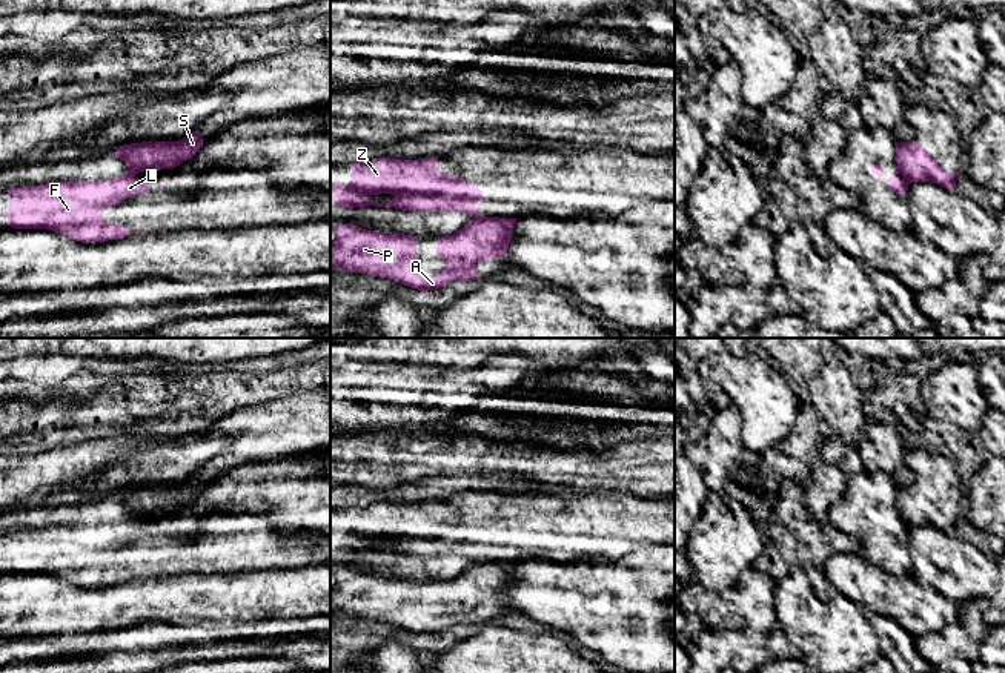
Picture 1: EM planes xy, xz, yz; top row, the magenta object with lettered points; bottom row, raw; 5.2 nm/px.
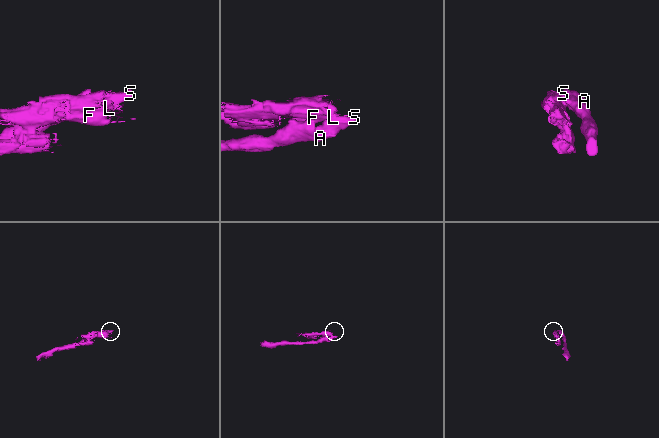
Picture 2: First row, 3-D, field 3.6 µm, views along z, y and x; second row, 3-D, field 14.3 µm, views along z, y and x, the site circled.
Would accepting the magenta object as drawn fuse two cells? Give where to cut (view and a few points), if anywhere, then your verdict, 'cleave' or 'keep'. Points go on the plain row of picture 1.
xz (484, 561), (474, 564) | cleave

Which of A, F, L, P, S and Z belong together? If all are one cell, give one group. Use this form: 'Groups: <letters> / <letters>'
Groups: A P S / F L Z

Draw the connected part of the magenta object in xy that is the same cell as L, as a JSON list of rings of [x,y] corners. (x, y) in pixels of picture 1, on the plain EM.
[[[129,512],[121,521],[111,524],[58,525],[38,530],[9,532],[3,536],[12,538],[8,553],[8,569],[14,573],[46,573],[81,587],[109,585],[131,578],[148,578],[144,575],[131,576],[115,567],[106,567],[103,556],[115,550],[120,544],[135,538],[144,538],[148,532],[134,521],[137,513]]]

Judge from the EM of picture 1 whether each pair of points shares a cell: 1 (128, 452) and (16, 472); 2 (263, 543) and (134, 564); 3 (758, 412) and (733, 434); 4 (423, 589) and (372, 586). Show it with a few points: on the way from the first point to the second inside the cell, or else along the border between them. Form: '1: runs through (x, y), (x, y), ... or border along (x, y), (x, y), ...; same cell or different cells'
1: runs through (100, 458), (86, 458), (65, 469), (43, 472); same cell
2: runs through (231, 543), (206, 555), (166, 555); same cell
3: border along (732, 403), (742, 444), (770, 449); different cells
4: runs through (411, 590), (384, 590); same cell

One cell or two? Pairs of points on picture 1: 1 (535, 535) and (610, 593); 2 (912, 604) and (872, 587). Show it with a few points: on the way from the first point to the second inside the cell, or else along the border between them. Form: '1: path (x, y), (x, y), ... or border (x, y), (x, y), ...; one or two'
1: border (535, 560), (547, 563), (606, 561); two
2: path (902, 600), (881, 592); one

